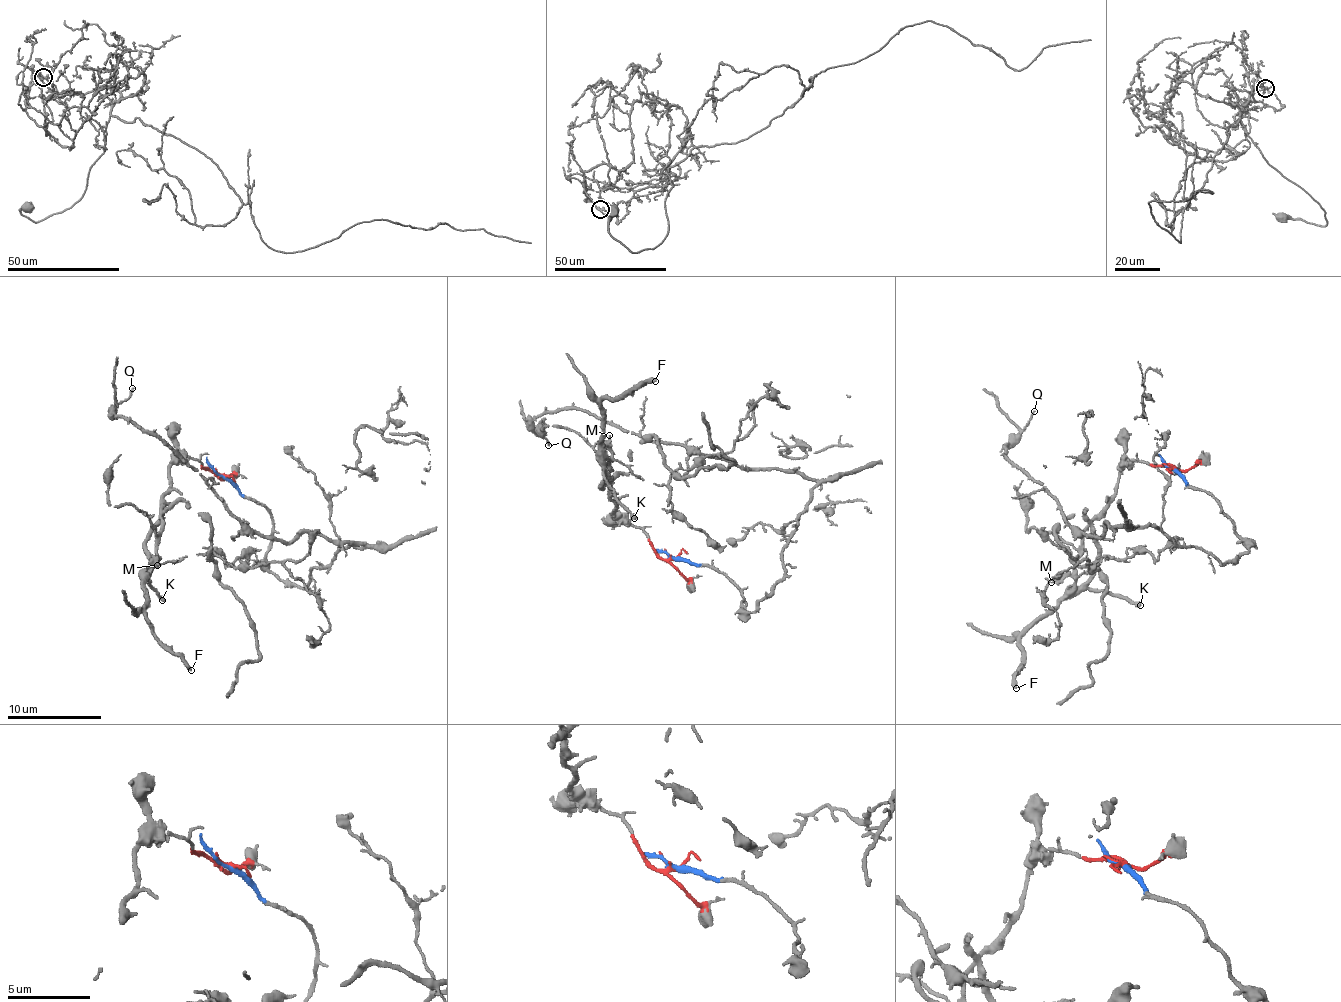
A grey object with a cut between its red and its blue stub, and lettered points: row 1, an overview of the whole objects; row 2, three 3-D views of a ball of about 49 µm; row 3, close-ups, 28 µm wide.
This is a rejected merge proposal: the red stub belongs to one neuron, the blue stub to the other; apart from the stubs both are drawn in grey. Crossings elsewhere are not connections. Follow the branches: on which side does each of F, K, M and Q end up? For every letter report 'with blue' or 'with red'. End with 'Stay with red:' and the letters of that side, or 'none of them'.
F: with red
K: with red
M: with red
Q: with blue
Stay with red: F, K, M

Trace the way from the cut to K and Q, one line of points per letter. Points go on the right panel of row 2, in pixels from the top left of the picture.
K: (1171, 469), (1166, 464), (1132, 462), (1118, 476), (1116, 497), (1092, 521), (1099, 554), (1091, 587), (1141, 605)
Q: (1171, 469), (1212, 498), (1248, 549), (1221, 564), (1152, 525), (1080, 531), (1042, 484), (1005, 458), (1034, 410)

